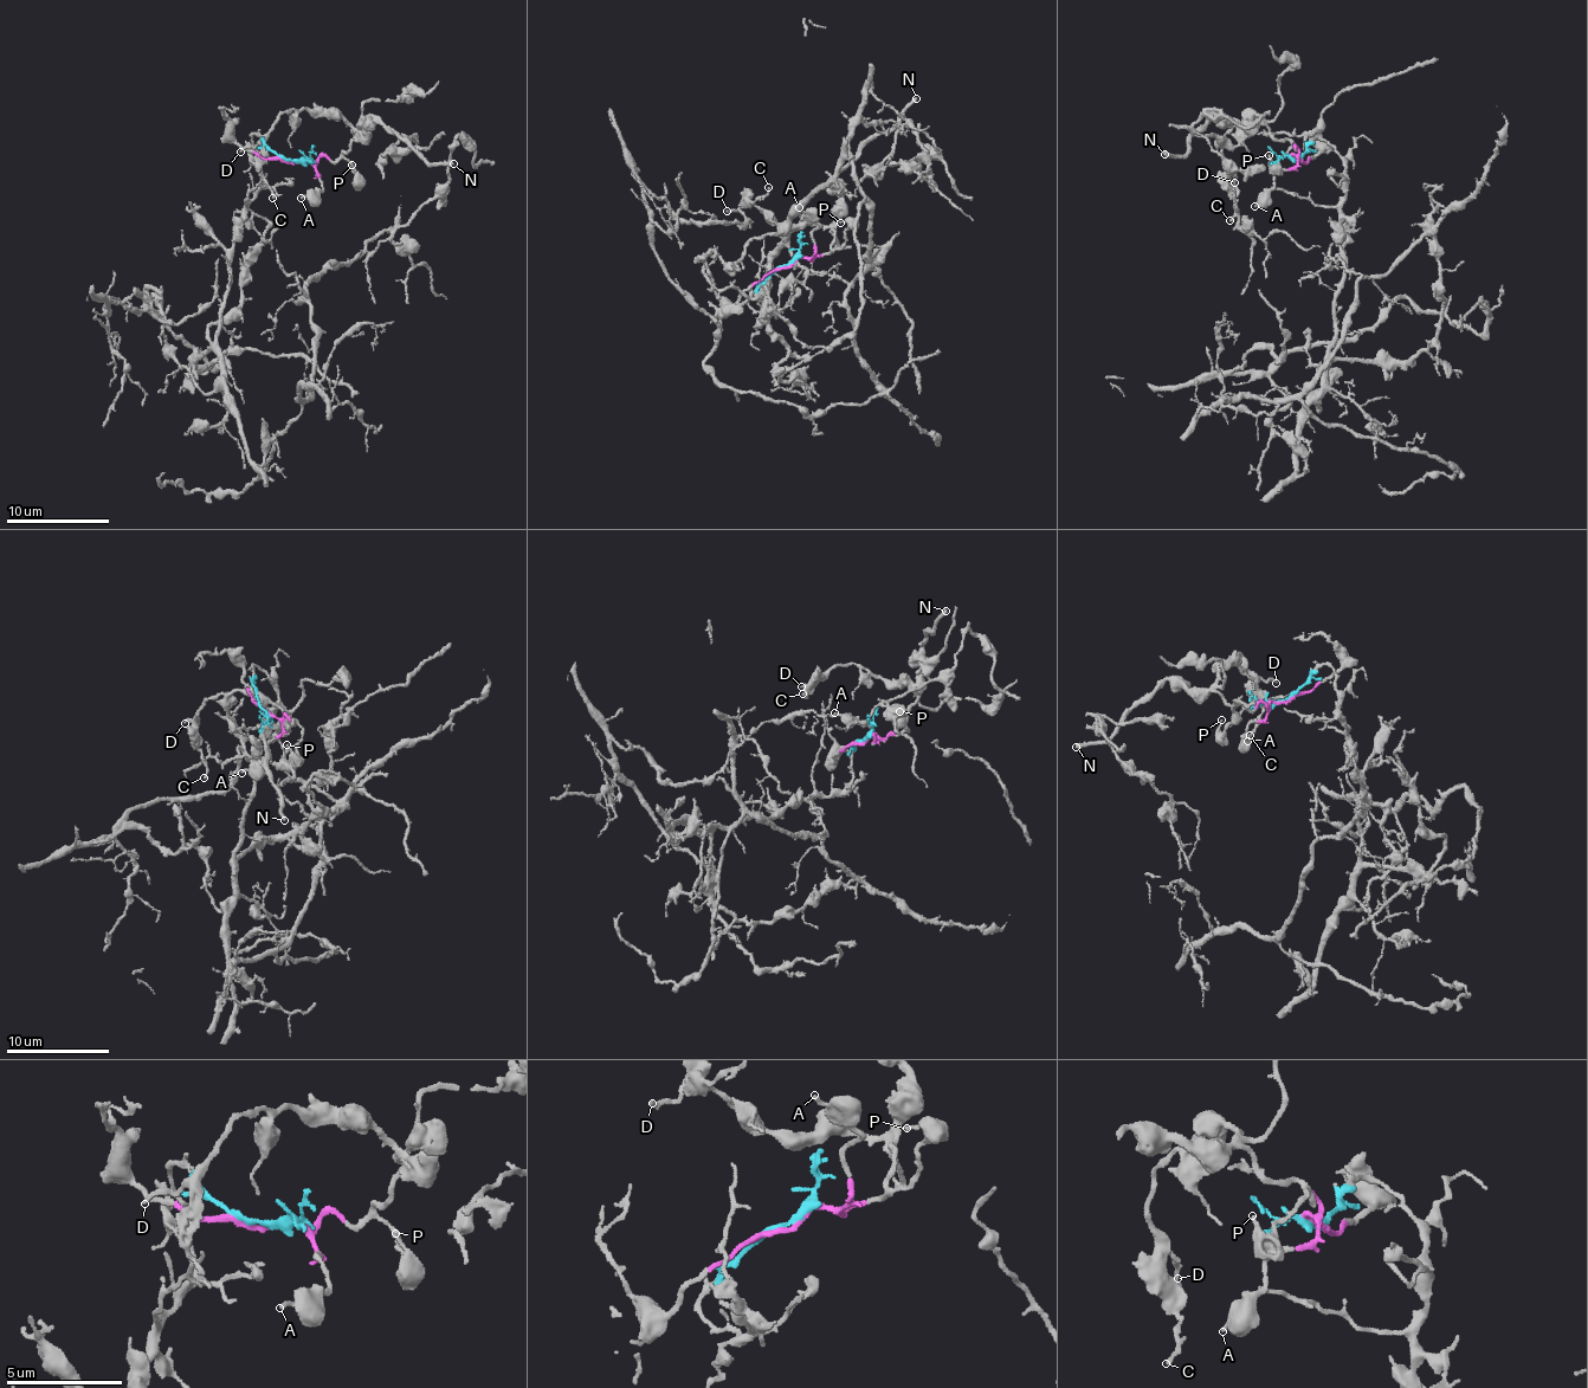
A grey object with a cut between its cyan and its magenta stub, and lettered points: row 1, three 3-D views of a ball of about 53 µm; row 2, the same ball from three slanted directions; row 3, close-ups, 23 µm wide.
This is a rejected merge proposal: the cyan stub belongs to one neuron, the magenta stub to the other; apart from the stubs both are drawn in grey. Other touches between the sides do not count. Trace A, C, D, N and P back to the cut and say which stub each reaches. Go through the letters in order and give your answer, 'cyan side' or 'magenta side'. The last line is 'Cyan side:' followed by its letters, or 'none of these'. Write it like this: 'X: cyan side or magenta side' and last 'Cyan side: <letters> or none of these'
A: magenta side
C: magenta side
D: magenta side
N: magenta side
P: magenta side
Cyan side: none of these

